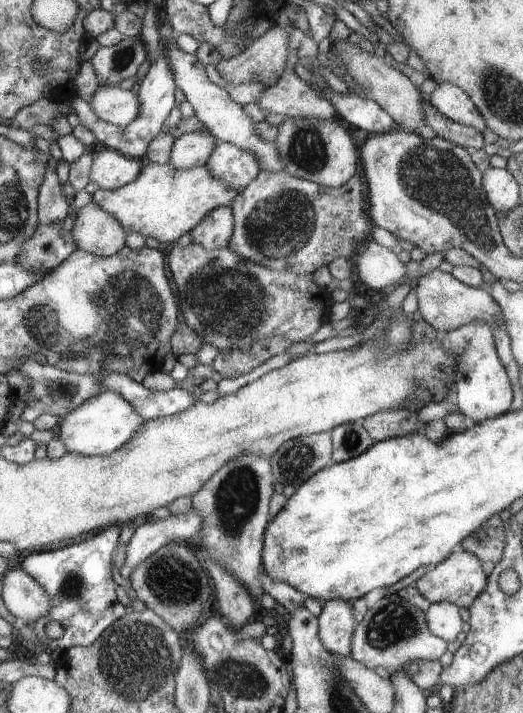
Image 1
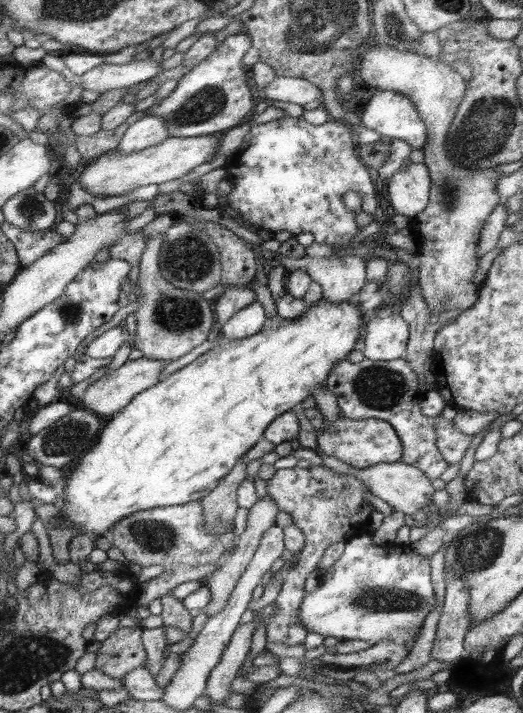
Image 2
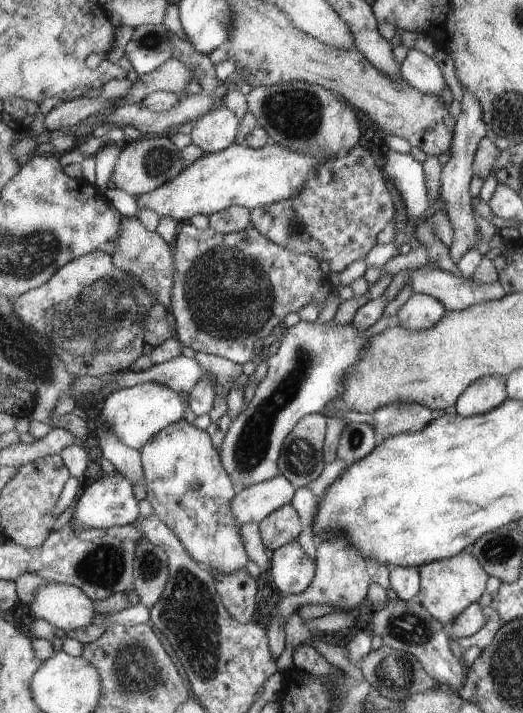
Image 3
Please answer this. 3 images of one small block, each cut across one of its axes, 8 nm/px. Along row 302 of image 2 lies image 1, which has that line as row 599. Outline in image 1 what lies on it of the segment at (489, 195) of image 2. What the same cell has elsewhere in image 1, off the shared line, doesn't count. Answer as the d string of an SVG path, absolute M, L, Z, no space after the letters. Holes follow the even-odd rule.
M455 550L446 560L439 562L433 570L429 570L418 579L414 586L431 603L448 601L459 608L468 608L486 588L488 582L489 576L482 570L482 563L474 553Z

